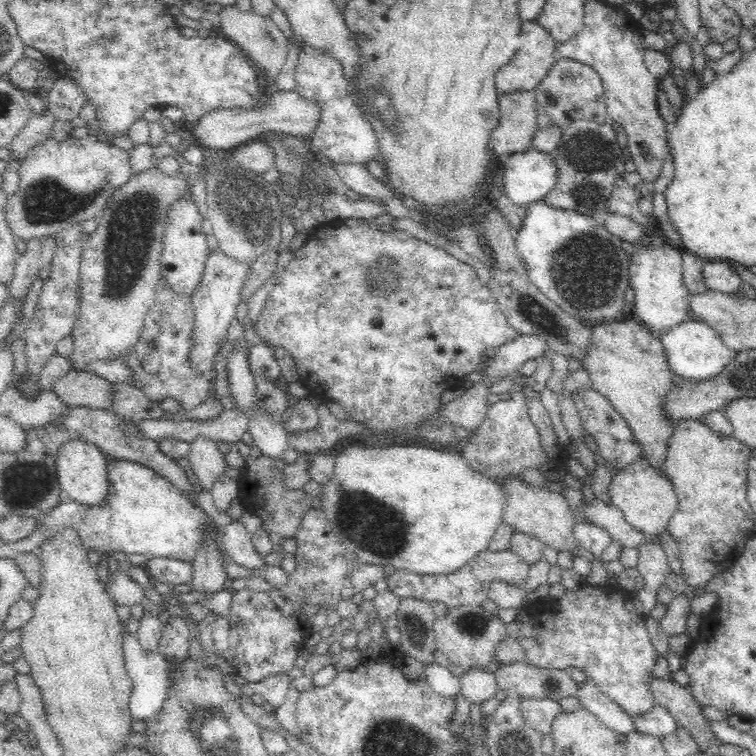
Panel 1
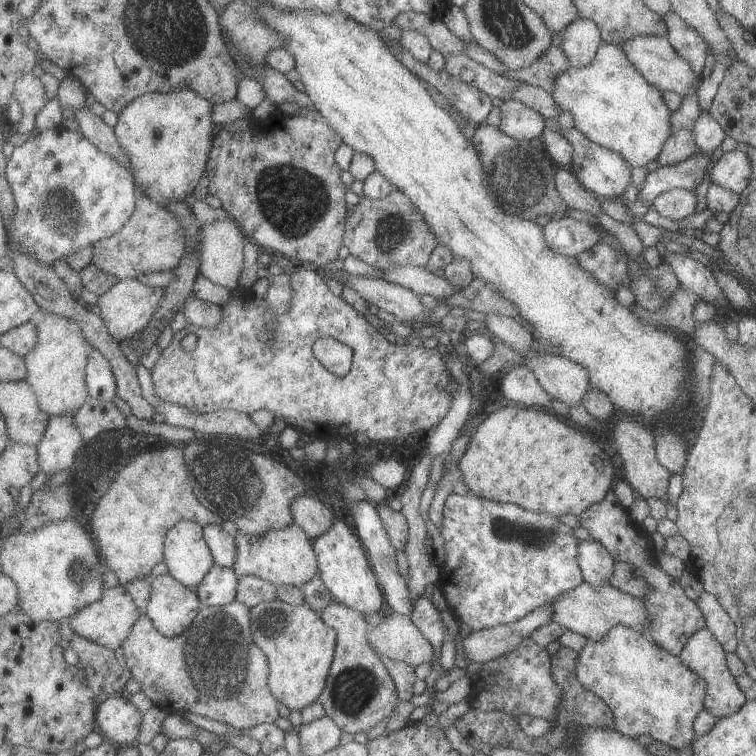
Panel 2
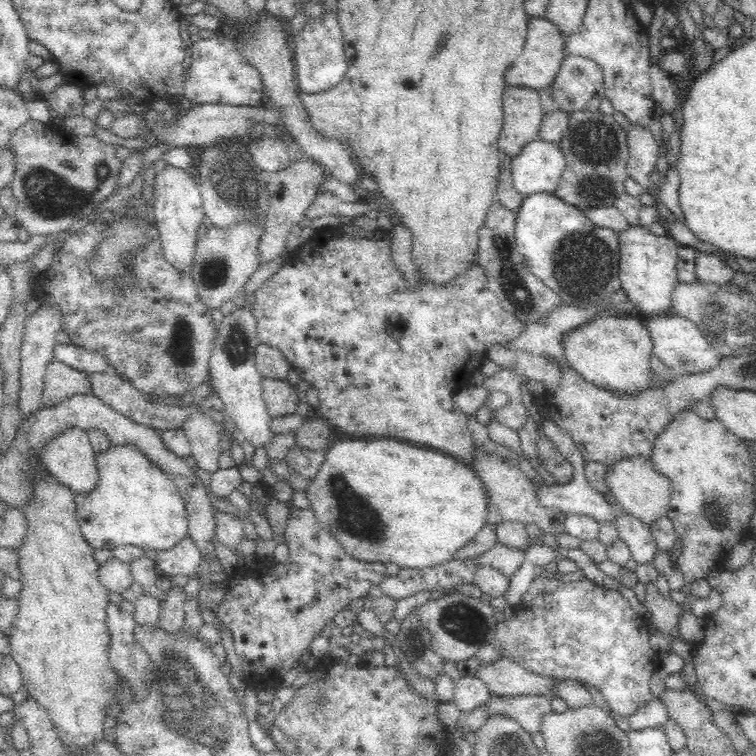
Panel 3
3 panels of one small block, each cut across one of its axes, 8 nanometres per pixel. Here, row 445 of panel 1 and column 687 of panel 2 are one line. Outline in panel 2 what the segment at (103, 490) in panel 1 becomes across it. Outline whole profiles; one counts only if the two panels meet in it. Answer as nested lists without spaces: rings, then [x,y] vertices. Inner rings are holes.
[[[632,36],[621,46],[628,56],[628,60],[640,71],[640,74],[654,88],[662,92],[675,92],[680,96],[690,96],[700,88],[700,76],[692,72],[692,66],[676,54],[667,37],[659,36]]]

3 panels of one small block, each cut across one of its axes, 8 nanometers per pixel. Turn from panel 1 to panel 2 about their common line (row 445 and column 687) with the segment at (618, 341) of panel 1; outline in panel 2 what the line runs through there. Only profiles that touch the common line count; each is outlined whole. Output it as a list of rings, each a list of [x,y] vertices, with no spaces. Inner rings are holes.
[[[707,628],[698,630],[684,645],[679,657],[690,670],[696,672],[700,678],[704,678],[704,682],[707,684],[705,710],[708,710],[712,716],[716,716],[718,719],[732,716],[746,704],[747,698],[738,686],[736,677],[732,676],[728,668],[727,653],[710,630]]]

